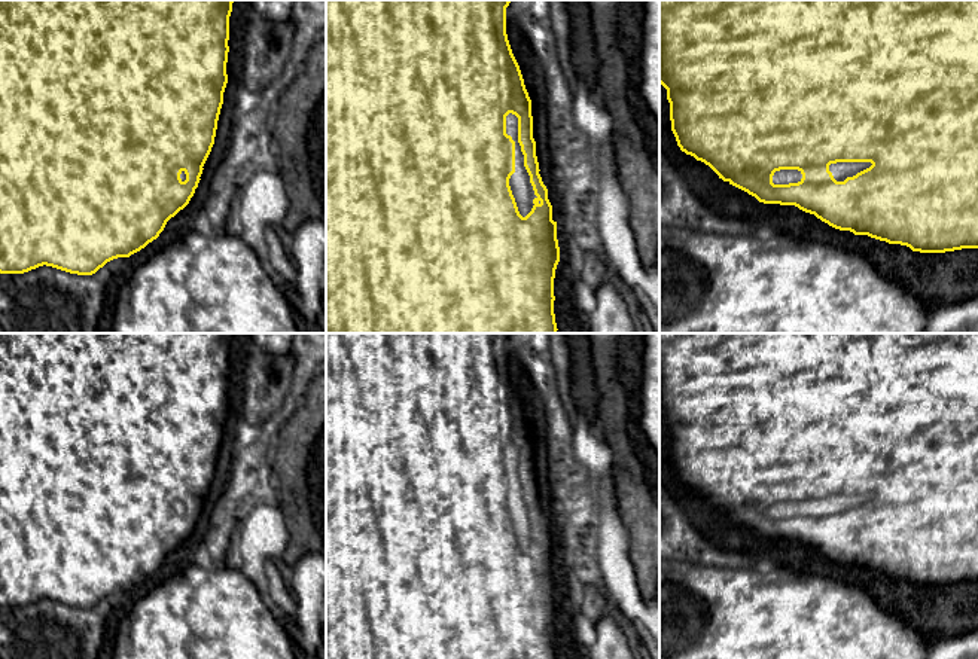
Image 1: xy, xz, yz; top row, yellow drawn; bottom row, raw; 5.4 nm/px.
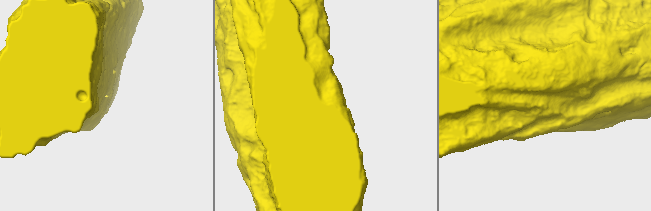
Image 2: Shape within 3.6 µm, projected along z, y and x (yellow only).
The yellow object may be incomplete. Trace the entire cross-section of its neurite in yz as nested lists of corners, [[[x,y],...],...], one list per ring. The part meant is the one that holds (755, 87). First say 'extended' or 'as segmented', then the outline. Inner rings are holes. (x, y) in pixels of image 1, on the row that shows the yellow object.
as segmented | [[[659,0],[659,83],[667,89],[671,131],[680,150],[704,162],[719,179],[747,192],[759,202],[795,205],[835,229],[907,245],[913,251],[945,253],[978,248],[978,0]],[[837,162],[871,162],[872,165],[844,181],[837,181],[829,171],[829,165]],[[780,170],[798,170],[802,179],[798,183],[774,184],[773,176]]]

